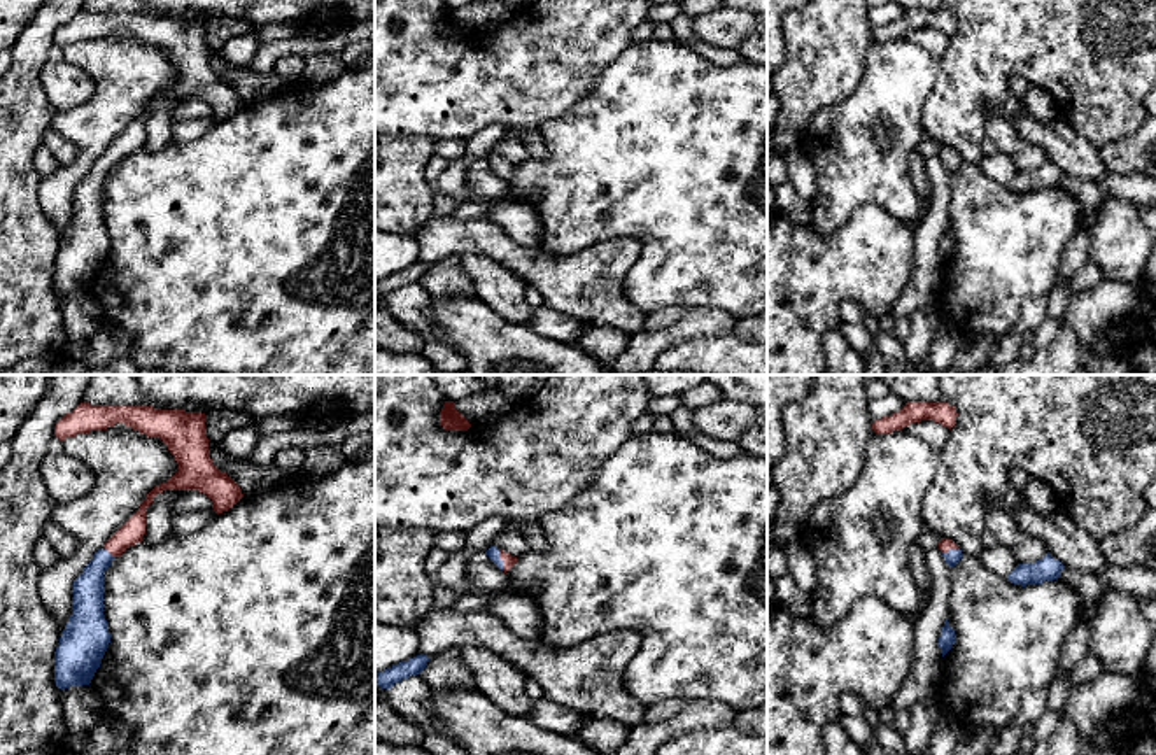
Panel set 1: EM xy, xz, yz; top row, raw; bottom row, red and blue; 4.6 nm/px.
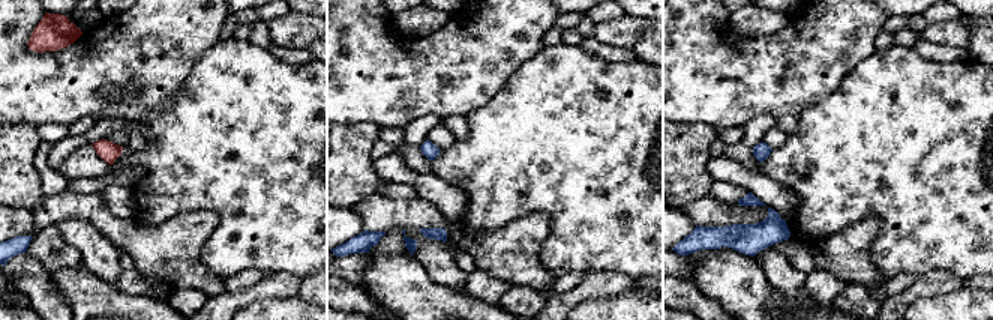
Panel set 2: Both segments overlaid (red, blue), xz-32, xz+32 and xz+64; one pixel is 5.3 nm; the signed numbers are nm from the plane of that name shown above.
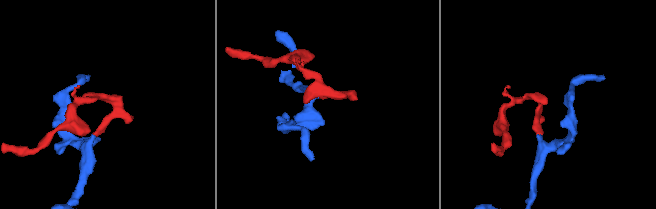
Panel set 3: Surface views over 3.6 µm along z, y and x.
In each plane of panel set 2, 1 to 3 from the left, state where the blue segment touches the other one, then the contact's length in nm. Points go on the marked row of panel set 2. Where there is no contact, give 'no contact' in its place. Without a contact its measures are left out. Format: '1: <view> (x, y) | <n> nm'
1: no contact
2: no contact
3: no contact

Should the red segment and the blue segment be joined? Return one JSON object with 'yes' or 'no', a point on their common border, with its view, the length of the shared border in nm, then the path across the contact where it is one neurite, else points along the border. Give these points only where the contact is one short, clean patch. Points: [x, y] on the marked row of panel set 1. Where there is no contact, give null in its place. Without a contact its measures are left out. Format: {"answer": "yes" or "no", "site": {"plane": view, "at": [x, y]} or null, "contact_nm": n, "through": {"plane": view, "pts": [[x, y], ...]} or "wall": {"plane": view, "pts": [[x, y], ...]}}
{"answer": "yes", "site": {"plane": "xz", "at": [501, 559]}, "contact_nm": 100, "through": {"plane": "xz", "pts": [[508, 561], [501, 559], [493, 552]]}}

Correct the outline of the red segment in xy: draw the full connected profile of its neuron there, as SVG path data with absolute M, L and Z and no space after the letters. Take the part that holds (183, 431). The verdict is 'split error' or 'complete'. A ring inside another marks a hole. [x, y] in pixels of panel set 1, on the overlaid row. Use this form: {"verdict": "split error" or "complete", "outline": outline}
{"verdict": "split error", "outline": "M81 403L56 426L54 436L67 440L79 433L124 424L168 445L179 471L156 485L140 508L105 541L91 562L74 580L72 615L54 652L54 681L65 690L89 685L110 643L103 615L103 575L126 548L144 541L147 508L163 490L200 490L212 499L215 513L228 512L243 494L238 483L210 459L205 413Z"}

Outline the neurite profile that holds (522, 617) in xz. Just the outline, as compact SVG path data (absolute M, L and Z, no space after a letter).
M508 589L489 590L489 594L492 599L487 611L499 617L517 638L539 638L543 618L532 599L511 594Z

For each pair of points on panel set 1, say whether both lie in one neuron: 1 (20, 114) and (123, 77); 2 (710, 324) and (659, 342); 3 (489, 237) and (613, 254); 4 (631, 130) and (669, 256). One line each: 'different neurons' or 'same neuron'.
1: different neurons
2: same neuron
3: same neuron
4: same neuron

